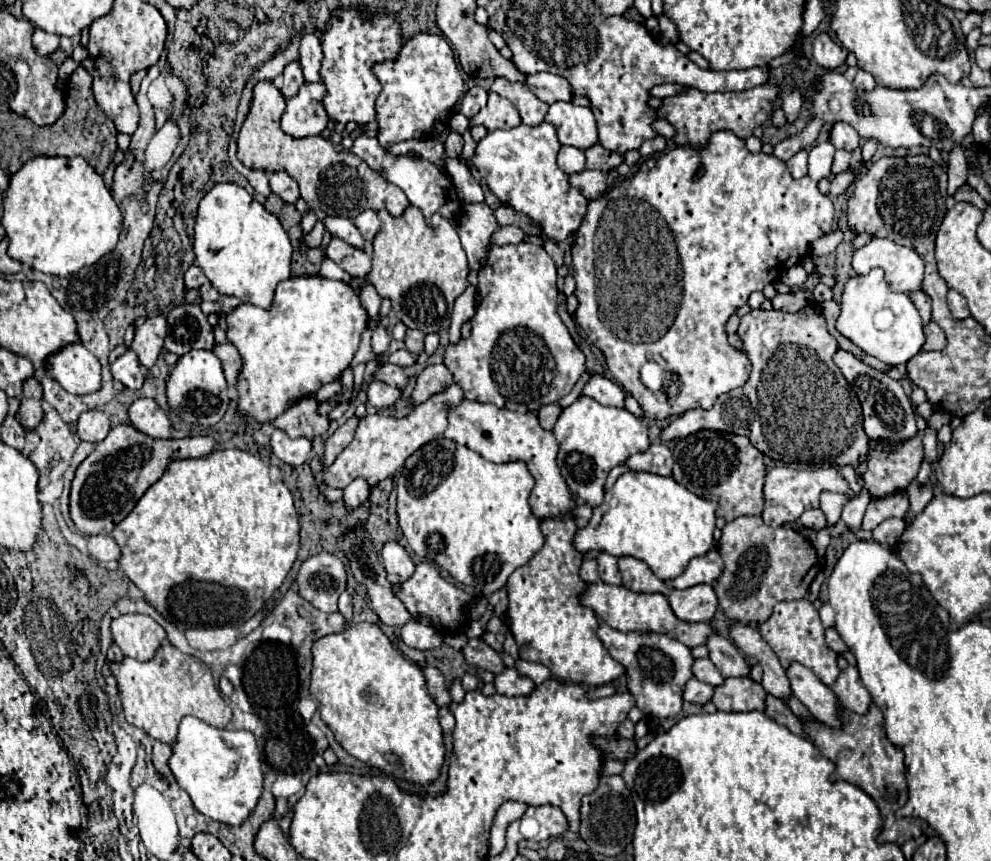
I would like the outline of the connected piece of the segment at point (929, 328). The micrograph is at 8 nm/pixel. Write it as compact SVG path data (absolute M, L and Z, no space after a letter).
M931 320L927 326L925 326L925 336L927 336L927 342L923 344L921 352L929 352L929 350L943 350L947 346L947 338L945 338L945 332Z

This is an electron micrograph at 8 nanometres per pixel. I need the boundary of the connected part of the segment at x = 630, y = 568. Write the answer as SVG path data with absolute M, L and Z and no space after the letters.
M631 556L619 558L619 572L623 578L623 586L633 592L645 592L645 594L651 594L651 592L667 594L669 592L669 586L663 580L659 580L649 570L649 566L639 558L631 558Z

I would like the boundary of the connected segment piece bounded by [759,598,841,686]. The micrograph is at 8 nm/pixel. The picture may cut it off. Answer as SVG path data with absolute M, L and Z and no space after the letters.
M807 598L795 602L779 602L769 620L765 620L759 626L759 632L769 642L783 668L787 668L787 664L791 662L801 662L805 668L813 670L813 674L823 684L831 686L837 680L841 672L837 666L837 654L825 644L825 628L819 620L819 612L813 608L813 604Z

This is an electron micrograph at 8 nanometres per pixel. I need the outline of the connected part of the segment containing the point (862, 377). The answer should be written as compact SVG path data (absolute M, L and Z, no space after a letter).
M841 348L835 352L833 362L839 366L839 370L843 372L843 376L847 378L847 382L853 386L853 390L857 392L857 396L861 400L863 416L865 416L865 432L869 438L873 438L875 442L879 442L879 440L901 442L901 440L909 440L909 438L917 436L913 404L897 380L889 378L887 374L883 374L879 370L873 370L871 366L867 366L865 362L855 358L851 352L841 350Z

